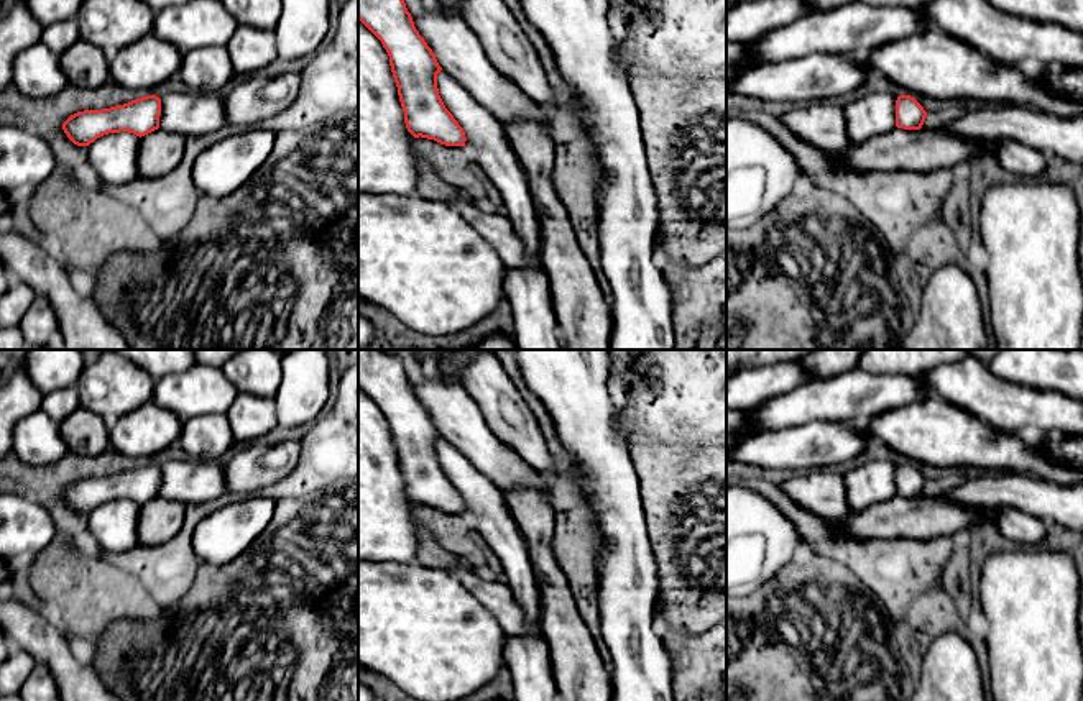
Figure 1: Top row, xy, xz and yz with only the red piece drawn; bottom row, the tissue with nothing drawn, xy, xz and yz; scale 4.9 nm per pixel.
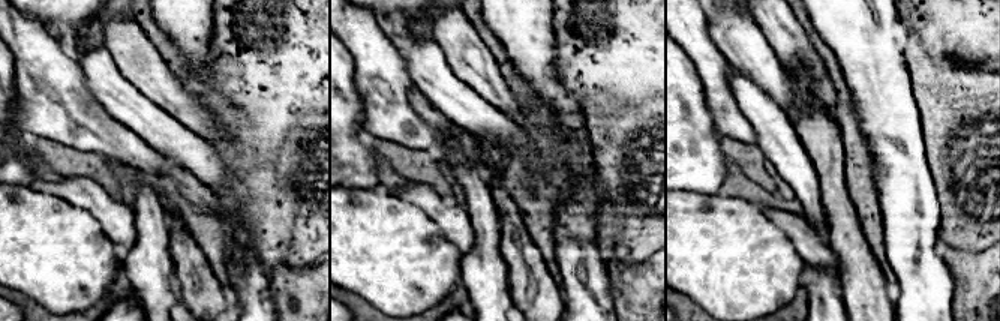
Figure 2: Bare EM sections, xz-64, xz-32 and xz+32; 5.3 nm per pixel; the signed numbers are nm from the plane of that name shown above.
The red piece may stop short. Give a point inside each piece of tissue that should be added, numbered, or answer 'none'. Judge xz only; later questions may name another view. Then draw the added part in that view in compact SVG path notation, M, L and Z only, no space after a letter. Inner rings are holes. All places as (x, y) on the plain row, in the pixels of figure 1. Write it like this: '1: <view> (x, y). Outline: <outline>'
none

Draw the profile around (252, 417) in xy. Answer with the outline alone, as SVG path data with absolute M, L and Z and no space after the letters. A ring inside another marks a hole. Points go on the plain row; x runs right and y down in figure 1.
M238 392L225 414L235 442L253 443L278 425L276 405L271 397Z

